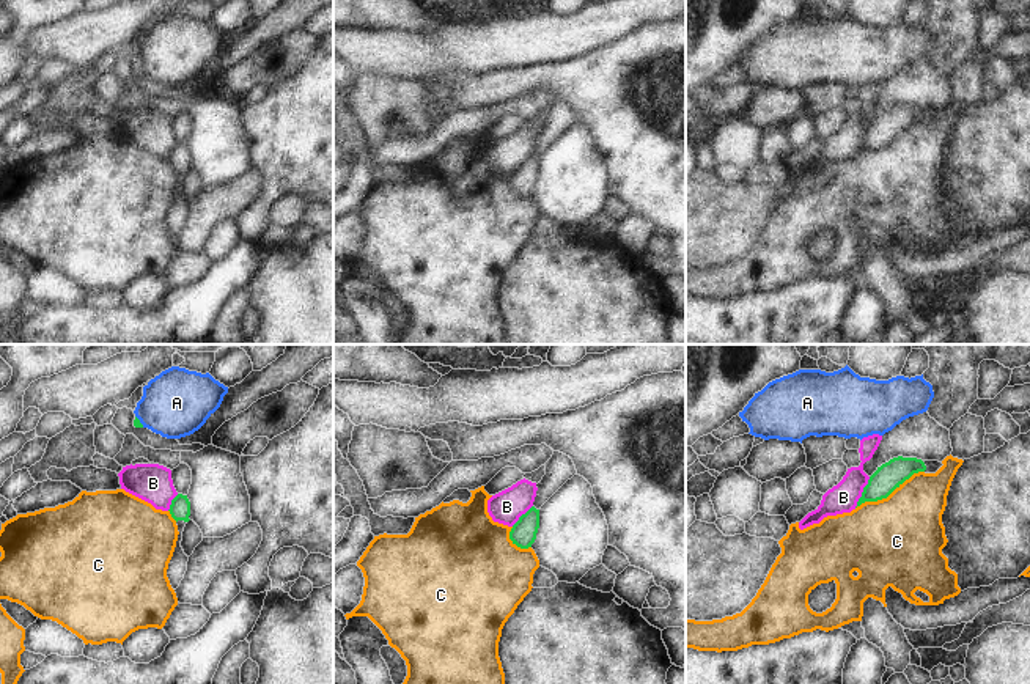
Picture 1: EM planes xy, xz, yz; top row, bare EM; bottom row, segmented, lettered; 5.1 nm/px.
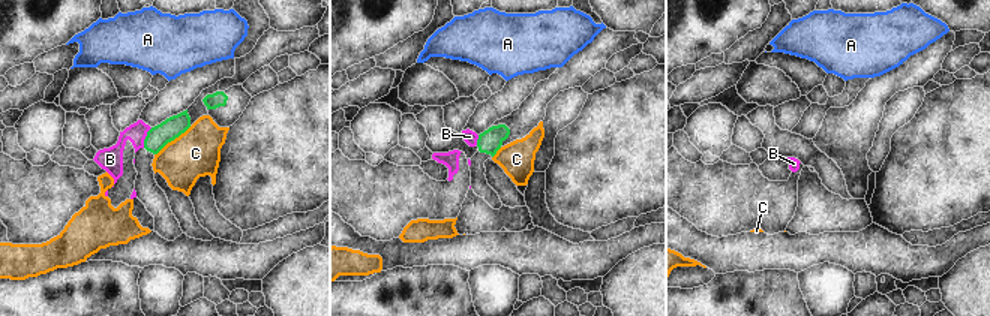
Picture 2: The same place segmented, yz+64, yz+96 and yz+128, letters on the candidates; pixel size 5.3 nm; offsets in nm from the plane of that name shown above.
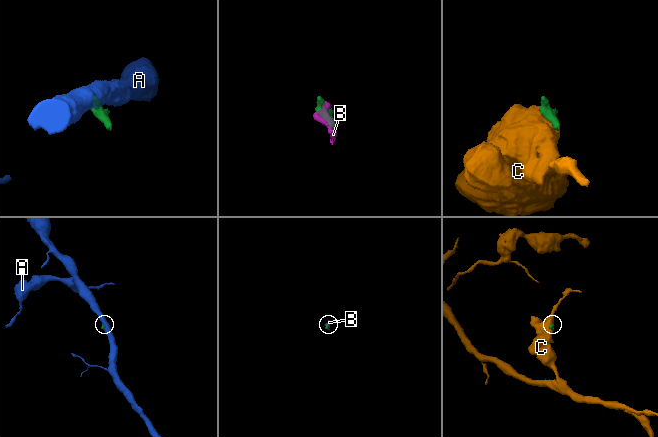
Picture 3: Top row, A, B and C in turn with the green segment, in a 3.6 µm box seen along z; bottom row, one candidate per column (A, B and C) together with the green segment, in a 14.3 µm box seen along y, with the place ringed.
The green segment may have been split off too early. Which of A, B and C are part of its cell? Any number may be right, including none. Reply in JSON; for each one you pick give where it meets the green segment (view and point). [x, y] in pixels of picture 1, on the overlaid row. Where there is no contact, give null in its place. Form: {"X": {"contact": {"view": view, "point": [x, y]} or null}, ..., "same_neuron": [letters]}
{"same_neuron": []}

